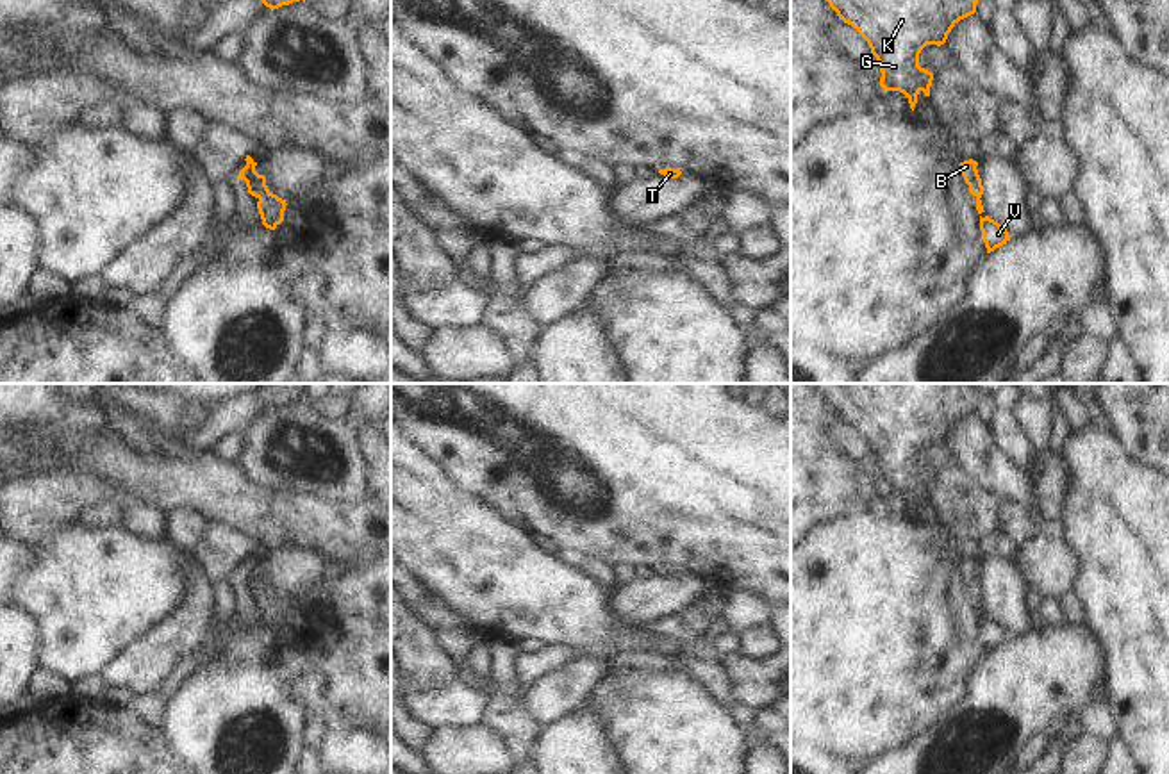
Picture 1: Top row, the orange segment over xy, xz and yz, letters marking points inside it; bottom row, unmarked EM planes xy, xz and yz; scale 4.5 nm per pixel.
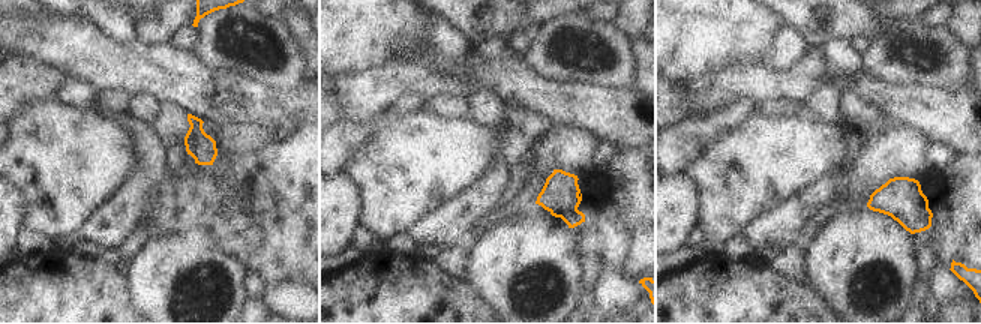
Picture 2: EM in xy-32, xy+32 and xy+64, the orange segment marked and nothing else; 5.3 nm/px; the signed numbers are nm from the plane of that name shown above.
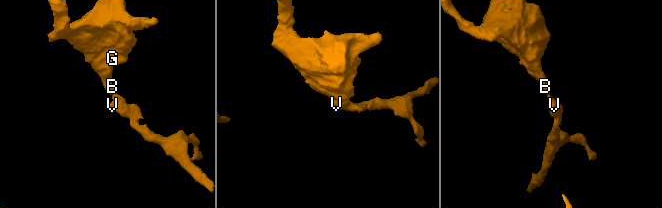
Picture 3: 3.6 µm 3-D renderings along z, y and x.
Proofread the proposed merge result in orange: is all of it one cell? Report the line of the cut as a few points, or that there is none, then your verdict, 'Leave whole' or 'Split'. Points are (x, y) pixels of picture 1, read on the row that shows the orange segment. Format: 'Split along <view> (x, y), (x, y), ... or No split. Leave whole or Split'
No split. Leave whole

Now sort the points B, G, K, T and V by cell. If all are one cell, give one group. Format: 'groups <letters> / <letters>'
groups B G K T V

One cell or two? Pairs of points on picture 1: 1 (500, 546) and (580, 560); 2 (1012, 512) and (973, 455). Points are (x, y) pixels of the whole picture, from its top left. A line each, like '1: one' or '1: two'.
1: two
2: two

